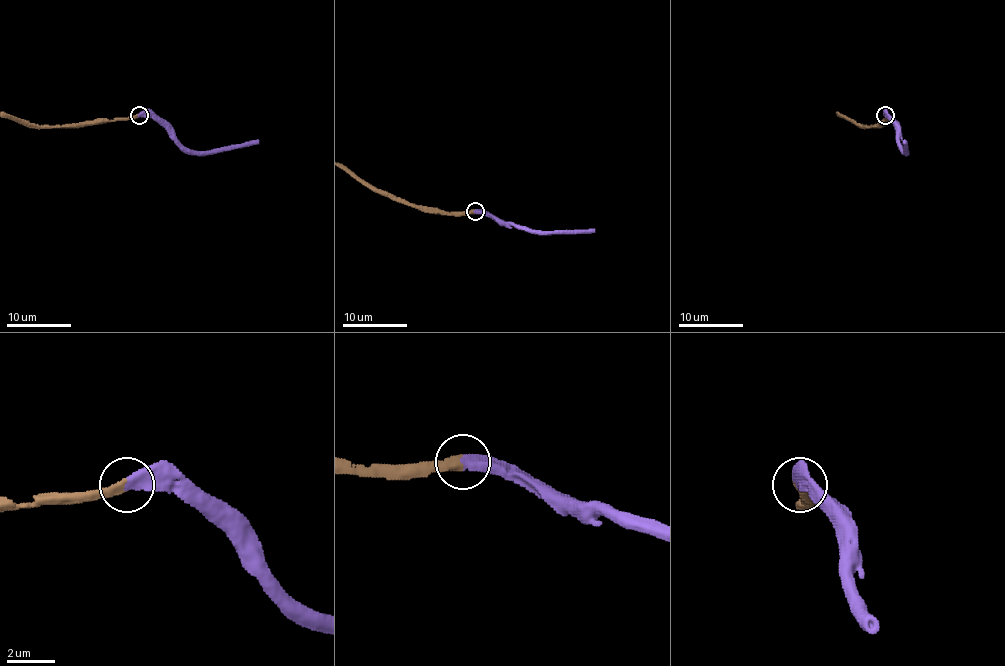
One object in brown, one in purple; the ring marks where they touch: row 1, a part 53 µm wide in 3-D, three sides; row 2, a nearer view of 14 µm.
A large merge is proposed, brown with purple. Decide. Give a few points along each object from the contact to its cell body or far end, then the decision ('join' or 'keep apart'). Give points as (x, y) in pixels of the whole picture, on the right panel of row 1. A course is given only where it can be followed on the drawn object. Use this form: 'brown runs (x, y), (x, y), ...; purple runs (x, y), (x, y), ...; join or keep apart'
purple runs (885, 115), (894, 126), (906, 152), (904, 139); join

